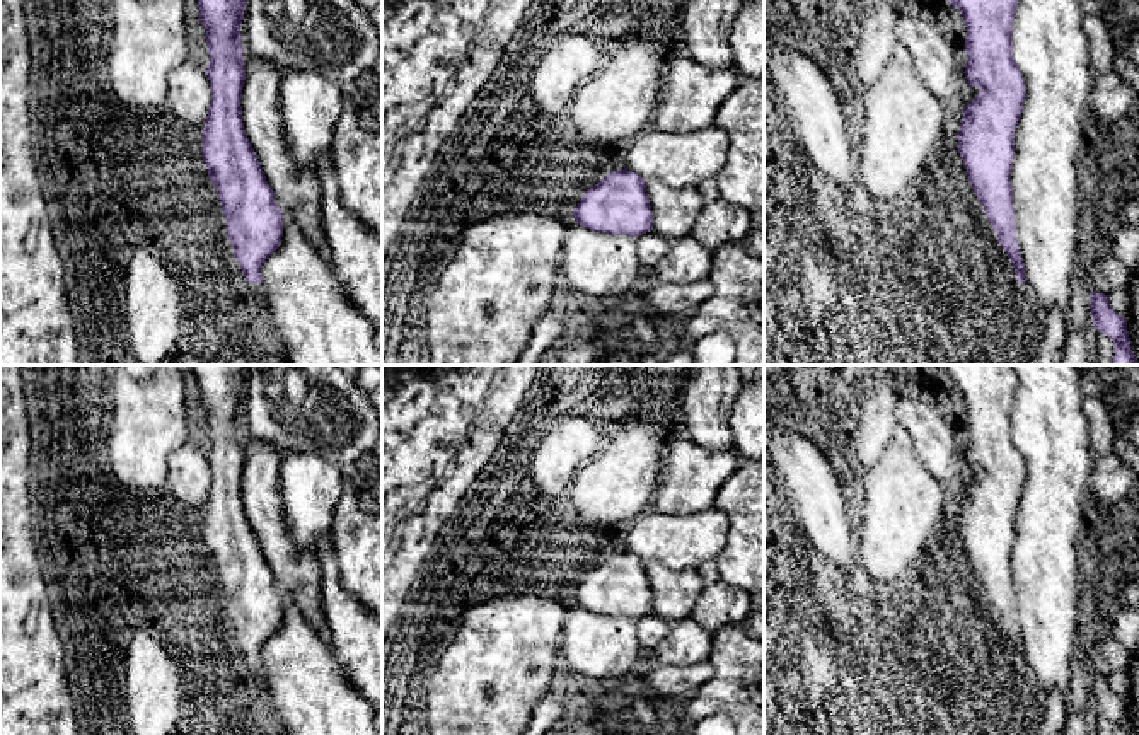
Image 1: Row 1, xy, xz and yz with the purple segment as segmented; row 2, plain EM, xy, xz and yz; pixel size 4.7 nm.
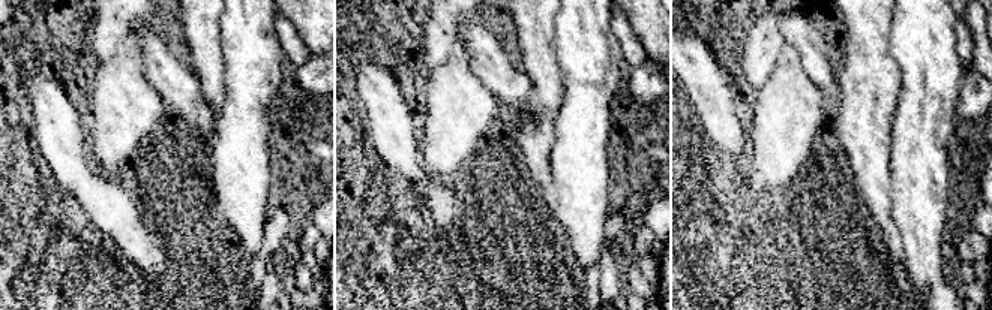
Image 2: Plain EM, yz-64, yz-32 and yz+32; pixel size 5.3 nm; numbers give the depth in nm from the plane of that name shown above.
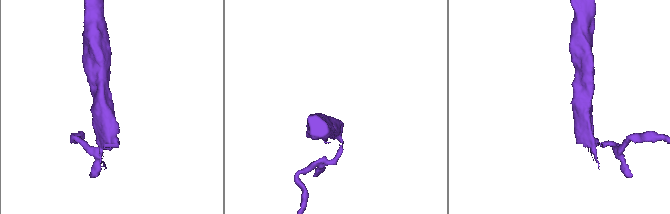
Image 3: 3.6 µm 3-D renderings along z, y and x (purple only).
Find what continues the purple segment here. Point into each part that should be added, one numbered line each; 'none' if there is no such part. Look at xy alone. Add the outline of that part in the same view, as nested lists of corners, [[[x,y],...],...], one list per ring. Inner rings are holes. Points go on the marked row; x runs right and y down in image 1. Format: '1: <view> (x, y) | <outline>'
1: xy (258, 289) | [[[249,283],[249,290],[254,293],[256,300],[259,304],[266,304],[266,290],[264,290],[264,283]]]

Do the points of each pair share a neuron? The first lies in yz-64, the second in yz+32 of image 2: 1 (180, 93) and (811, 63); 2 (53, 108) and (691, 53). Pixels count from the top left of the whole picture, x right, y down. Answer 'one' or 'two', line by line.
1: one
2: one

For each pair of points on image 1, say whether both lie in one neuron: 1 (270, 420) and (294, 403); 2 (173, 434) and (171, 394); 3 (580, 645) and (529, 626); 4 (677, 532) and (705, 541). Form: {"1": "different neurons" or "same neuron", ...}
{"1": "same neuron", "2": "same neuron", "3": "different neurons", "4": "same neuron"}

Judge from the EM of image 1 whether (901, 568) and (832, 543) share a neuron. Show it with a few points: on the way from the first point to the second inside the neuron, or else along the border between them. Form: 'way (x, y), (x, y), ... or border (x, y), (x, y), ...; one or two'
border (853, 538), (855, 543); two

